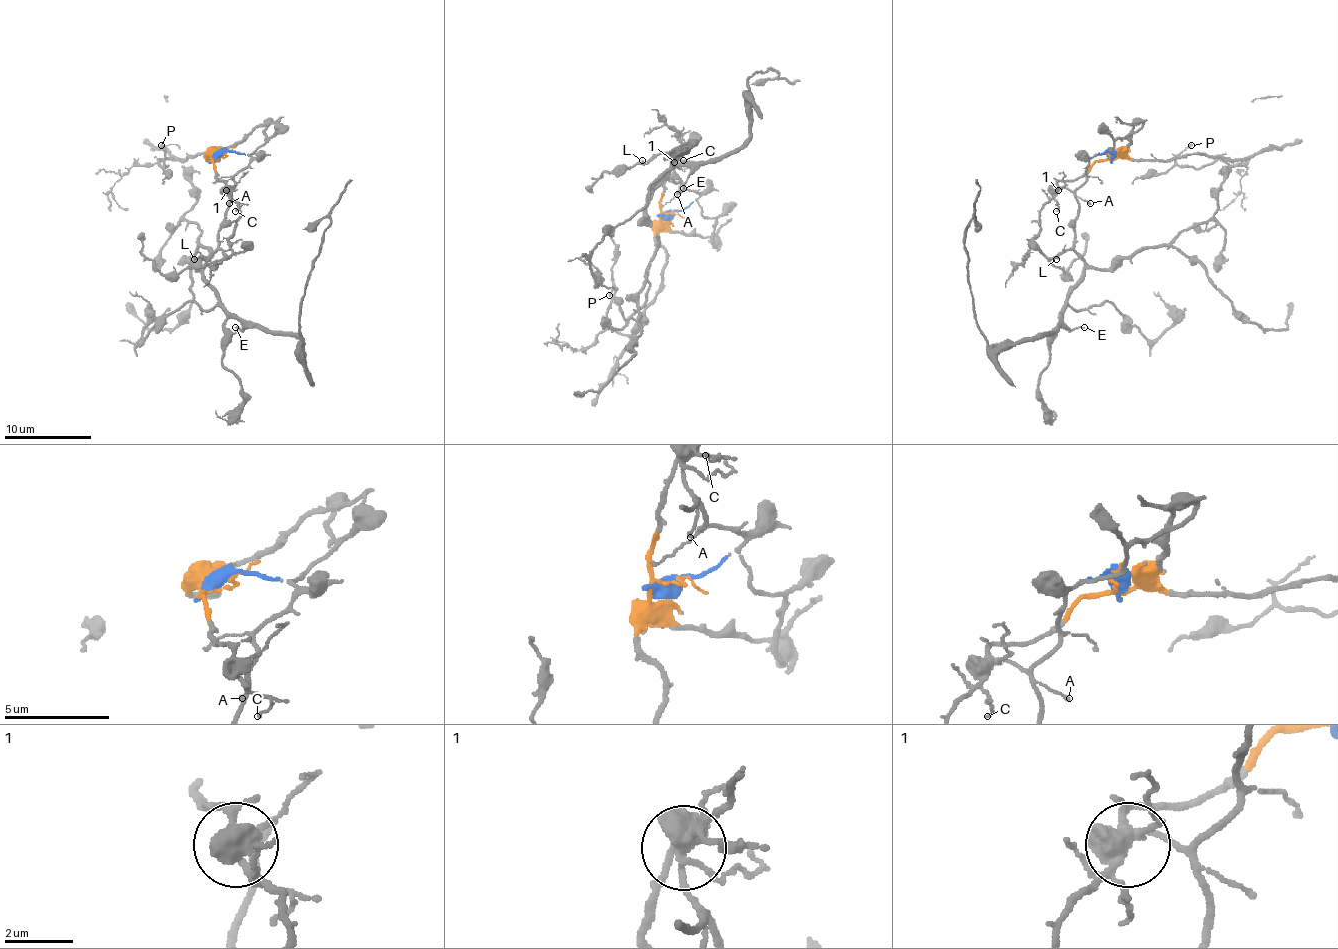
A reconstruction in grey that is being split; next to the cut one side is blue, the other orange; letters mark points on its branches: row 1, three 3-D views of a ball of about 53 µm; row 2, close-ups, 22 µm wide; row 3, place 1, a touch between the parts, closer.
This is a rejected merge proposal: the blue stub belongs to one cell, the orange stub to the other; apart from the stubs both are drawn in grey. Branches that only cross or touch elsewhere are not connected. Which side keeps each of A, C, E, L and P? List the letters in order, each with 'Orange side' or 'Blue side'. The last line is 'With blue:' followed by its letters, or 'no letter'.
A: Blue side
C: Orange side
E: Blue side
L: Blue side
P: Orange side
With blue: A, E, L

